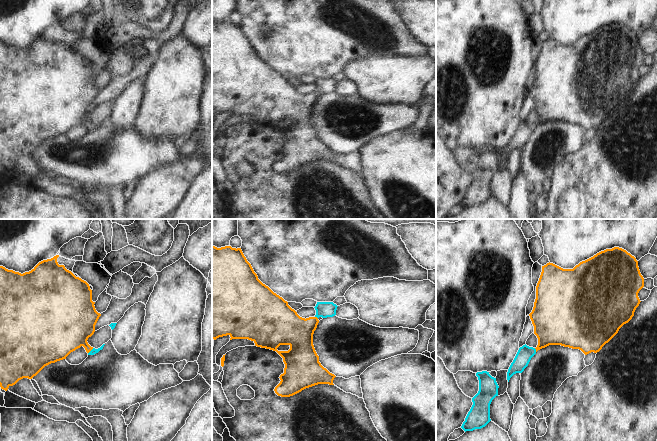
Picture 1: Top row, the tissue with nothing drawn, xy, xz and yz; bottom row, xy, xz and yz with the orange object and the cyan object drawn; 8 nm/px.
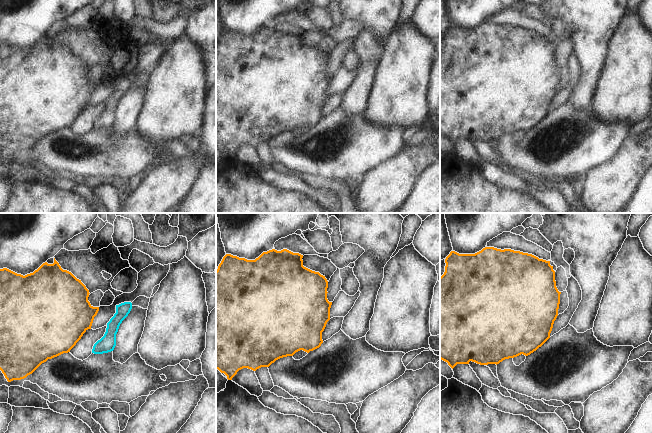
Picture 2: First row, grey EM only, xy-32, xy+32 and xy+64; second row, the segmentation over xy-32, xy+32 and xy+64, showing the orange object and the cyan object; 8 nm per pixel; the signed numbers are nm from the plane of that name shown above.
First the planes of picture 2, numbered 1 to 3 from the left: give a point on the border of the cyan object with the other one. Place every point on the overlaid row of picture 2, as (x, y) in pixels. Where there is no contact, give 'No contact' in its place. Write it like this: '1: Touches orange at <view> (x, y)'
1: No contact
2: No contact
3: No contact

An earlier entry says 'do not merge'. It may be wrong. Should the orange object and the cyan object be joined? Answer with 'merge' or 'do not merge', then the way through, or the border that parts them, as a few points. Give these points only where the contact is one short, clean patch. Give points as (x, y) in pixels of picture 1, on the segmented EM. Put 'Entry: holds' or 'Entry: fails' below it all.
merge; runs through xy (68, 328), (90, 350), (93, 351)
Entry: fails

